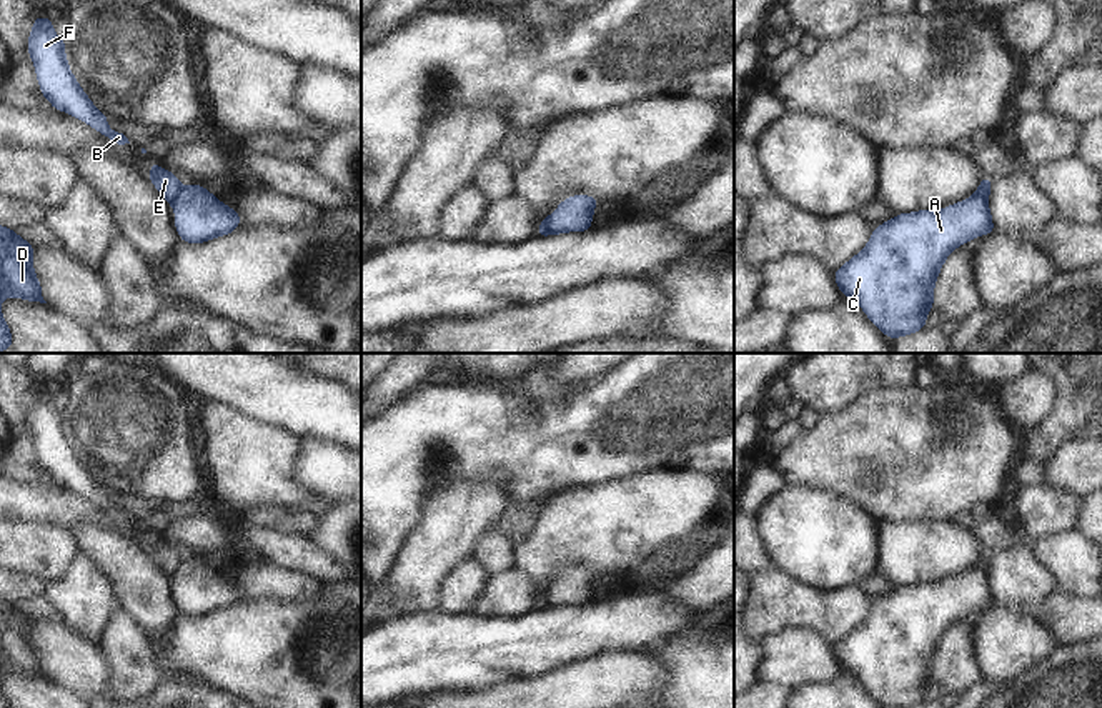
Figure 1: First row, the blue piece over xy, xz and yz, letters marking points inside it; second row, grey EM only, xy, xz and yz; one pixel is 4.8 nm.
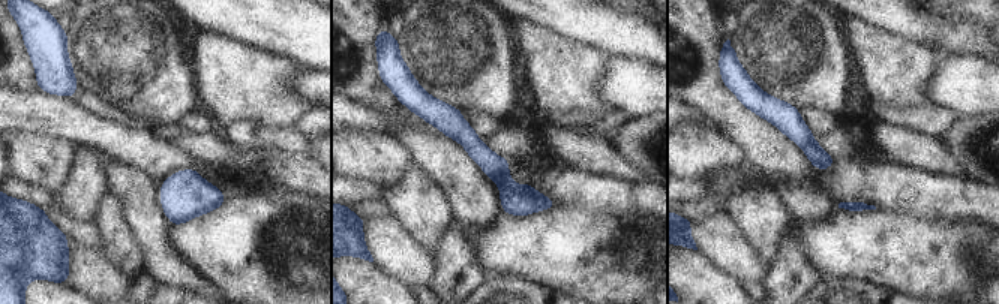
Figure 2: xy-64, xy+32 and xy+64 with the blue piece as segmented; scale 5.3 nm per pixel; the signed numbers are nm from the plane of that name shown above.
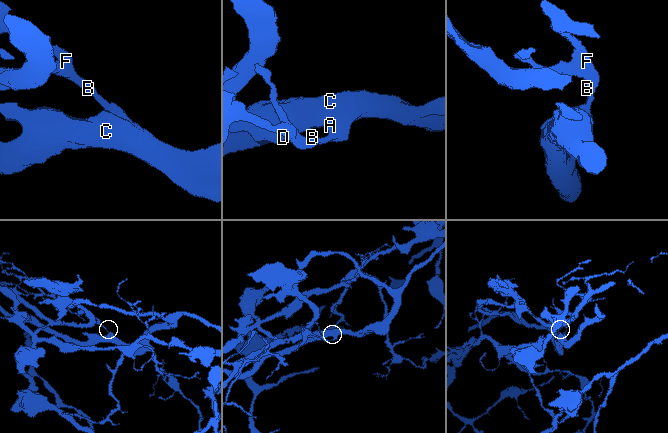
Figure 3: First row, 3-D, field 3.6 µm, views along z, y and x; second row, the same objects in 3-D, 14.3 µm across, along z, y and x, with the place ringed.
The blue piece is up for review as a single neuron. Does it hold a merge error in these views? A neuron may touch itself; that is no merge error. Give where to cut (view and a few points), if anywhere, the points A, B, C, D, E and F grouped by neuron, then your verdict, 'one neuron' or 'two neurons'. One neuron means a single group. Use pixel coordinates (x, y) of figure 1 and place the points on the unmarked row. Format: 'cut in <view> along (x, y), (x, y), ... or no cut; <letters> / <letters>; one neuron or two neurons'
cut in xy along (185, 562), (172, 578); A C D / B E F; two neurons

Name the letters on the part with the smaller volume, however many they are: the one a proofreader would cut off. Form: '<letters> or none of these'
B, E, F

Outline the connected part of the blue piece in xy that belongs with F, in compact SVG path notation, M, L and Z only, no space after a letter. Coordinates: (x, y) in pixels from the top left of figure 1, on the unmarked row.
M33 390L27 423L35 438L40 466L52 476L53 483L68 485L118 518L130 516L123 506L113 505L107 498L108 488L100 485L78 458L68 441L65 411L57 410L50 390Z

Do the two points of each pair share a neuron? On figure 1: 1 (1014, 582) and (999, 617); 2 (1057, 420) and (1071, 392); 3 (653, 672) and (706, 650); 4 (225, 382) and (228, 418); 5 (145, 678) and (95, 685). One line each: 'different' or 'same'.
1: different
2: same
3: different
4: different
5: different

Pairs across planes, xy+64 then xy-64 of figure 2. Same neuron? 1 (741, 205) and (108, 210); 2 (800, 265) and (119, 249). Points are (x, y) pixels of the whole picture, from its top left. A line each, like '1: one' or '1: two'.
1: two
2: one

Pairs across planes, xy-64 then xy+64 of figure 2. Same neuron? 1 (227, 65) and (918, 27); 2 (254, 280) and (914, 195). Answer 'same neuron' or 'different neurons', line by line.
1: different neurons
2: different neurons

